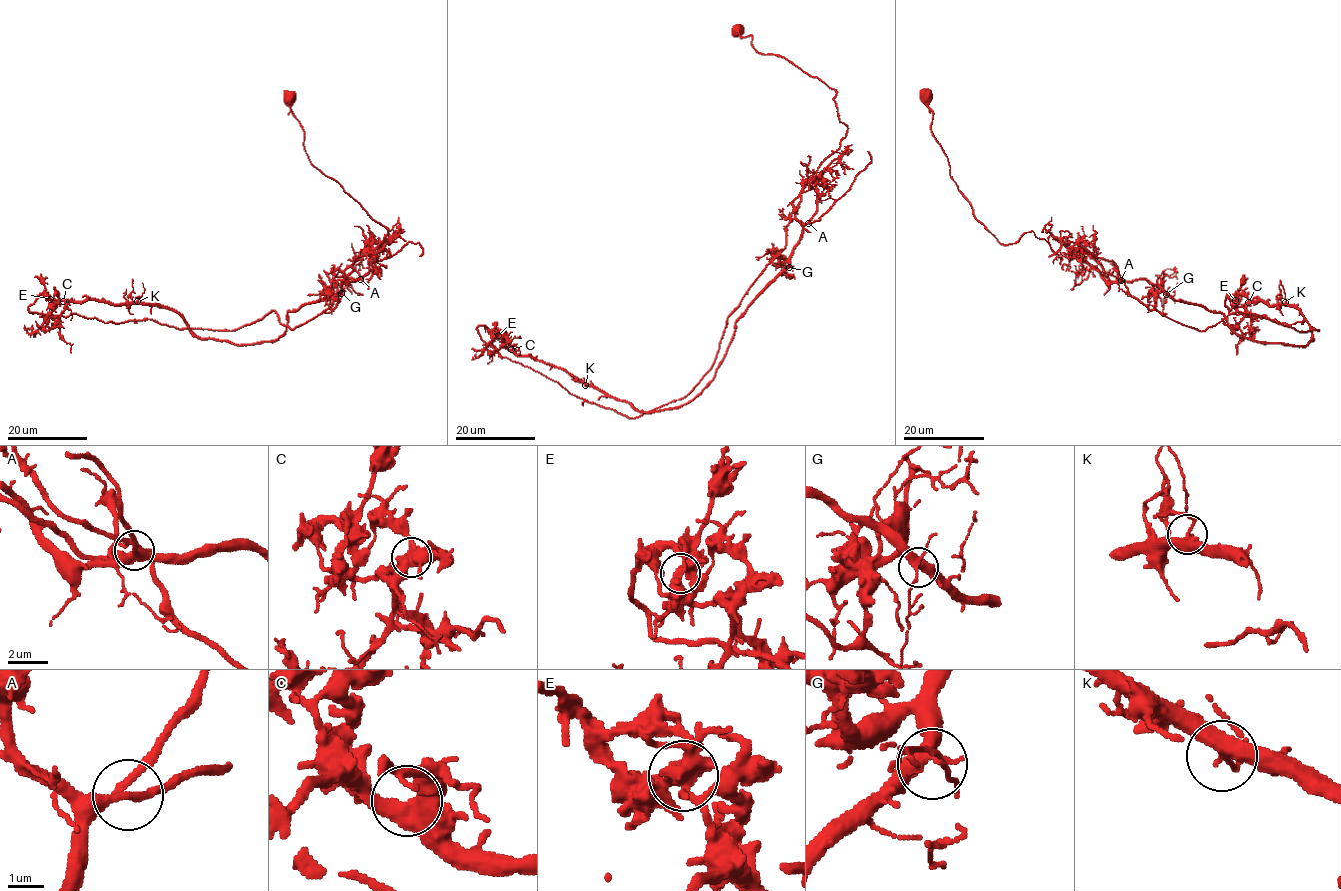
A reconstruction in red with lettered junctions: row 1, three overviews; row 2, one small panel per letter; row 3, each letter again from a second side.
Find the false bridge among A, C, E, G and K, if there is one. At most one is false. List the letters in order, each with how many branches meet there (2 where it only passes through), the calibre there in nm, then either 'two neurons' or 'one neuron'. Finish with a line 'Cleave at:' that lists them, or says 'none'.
A: branches 3; calibre 260 nm; one neuron
C: branches 4; calibre 420 nm; one neuron
E: branches 2; calibre 260 nm; two neurons
G: branches 4; calibre 300 nm; one neuron
K: branches 3; calibre 320 nm; one neuron
Cleave at: E

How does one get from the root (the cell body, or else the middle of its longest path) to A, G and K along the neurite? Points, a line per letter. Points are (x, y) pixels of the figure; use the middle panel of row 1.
A: (738, 31), (752, 35), (757, 51), (783, 56), (836, 93), (846, 135), (812, 176), (819, 197), (808, 223)
G: (738, 31), (752, 35), (757, 51), (783, 56), (832, 88), (847, 127), (812, 176), (815, 214), (789, 267)
K: (738, 31), (836, 93), (846, 135), (812, 176), (815, 214), (692, 400), (640, 412), (585, 385)

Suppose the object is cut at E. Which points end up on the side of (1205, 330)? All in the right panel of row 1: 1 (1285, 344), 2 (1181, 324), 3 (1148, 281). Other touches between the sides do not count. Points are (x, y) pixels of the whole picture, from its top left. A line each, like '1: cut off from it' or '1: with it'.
1: cut off from it
2: with it
3: cut off from it

